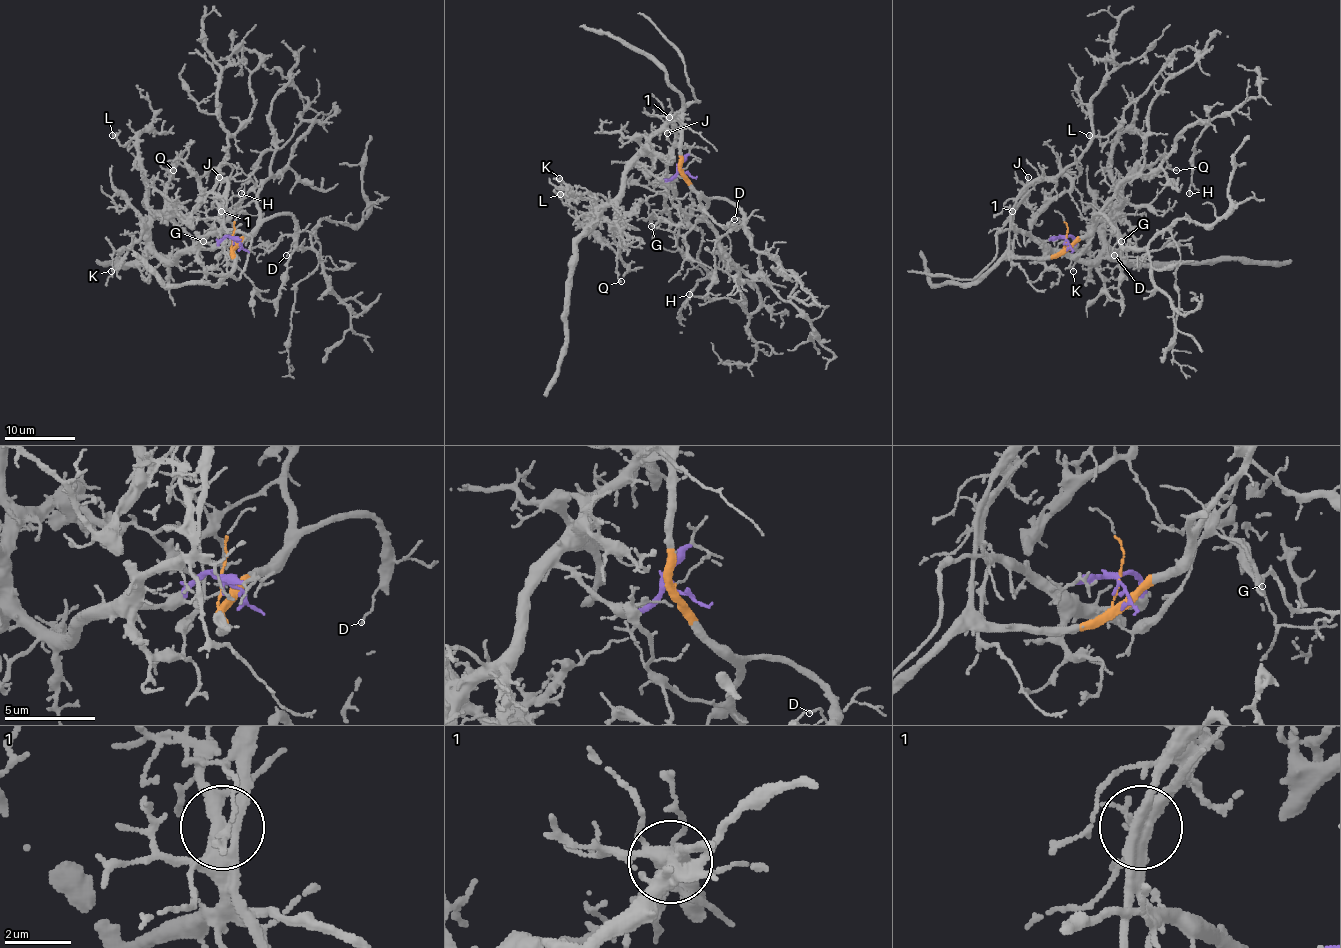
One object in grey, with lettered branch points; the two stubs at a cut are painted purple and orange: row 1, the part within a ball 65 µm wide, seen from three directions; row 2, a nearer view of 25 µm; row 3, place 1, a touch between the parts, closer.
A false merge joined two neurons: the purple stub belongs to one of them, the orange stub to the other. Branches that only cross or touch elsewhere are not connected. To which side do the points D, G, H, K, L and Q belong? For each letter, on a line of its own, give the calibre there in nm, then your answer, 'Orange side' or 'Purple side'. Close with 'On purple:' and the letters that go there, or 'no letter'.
D: Thickness 110 nm. Orange side
G: Thickness 160 nm. Orange side
H: Thickness 140 nm. Orange side
K: Thickness 140 nm. Purple side
L: Thickness 180 nm. Purple side
Q: Thickness 150 nm. Purple side
On purple: K, L, Q

